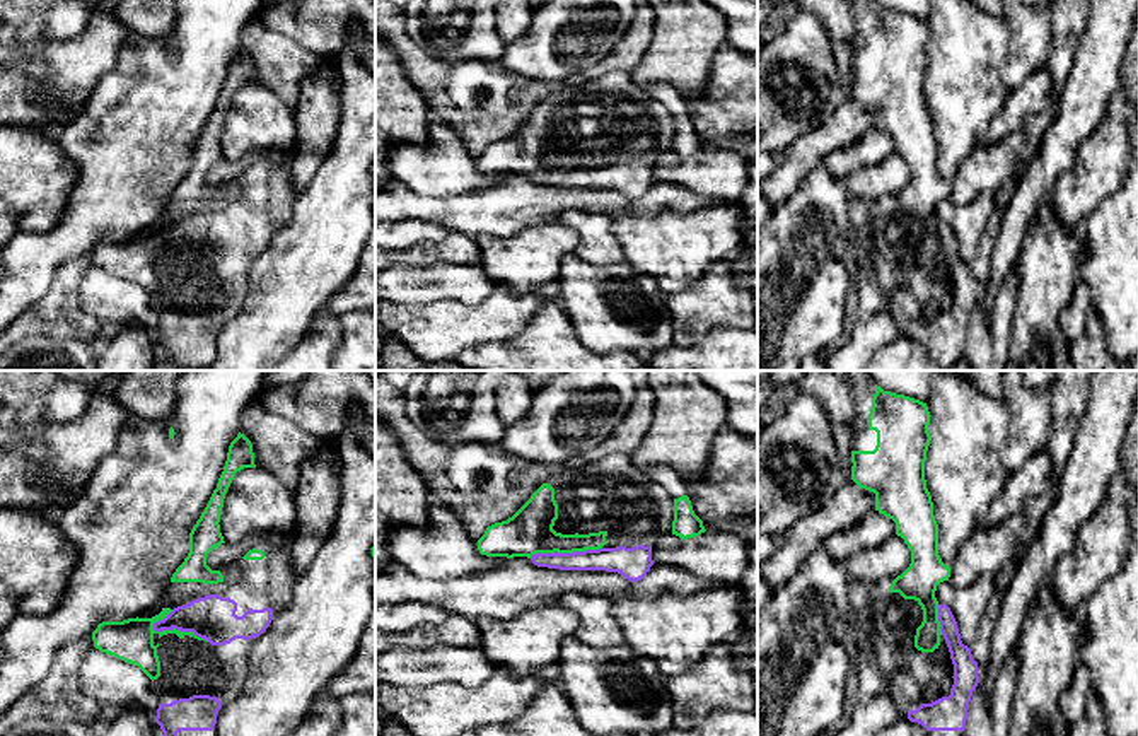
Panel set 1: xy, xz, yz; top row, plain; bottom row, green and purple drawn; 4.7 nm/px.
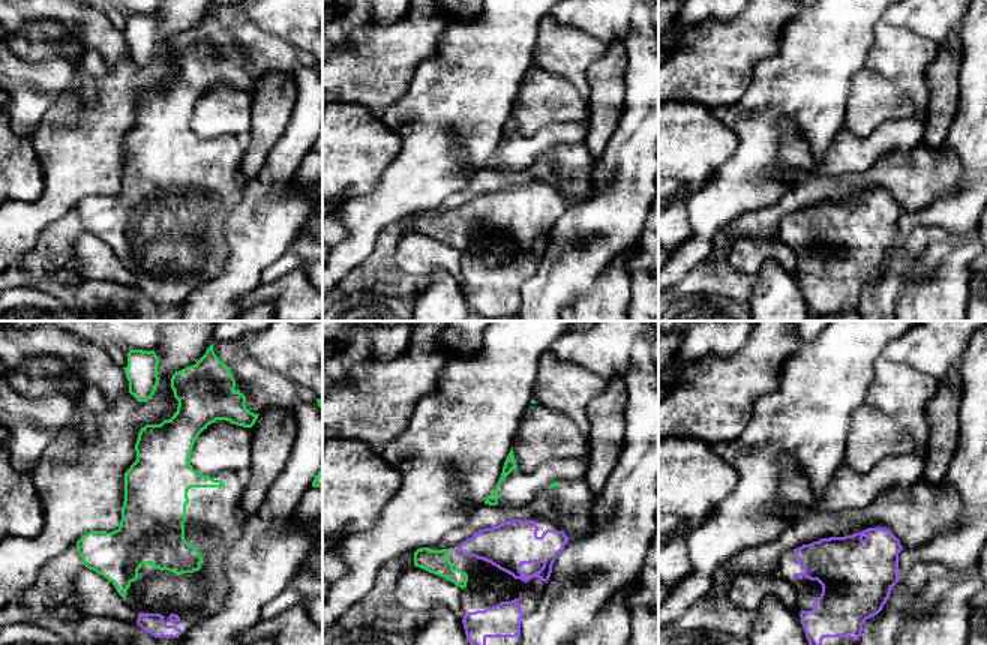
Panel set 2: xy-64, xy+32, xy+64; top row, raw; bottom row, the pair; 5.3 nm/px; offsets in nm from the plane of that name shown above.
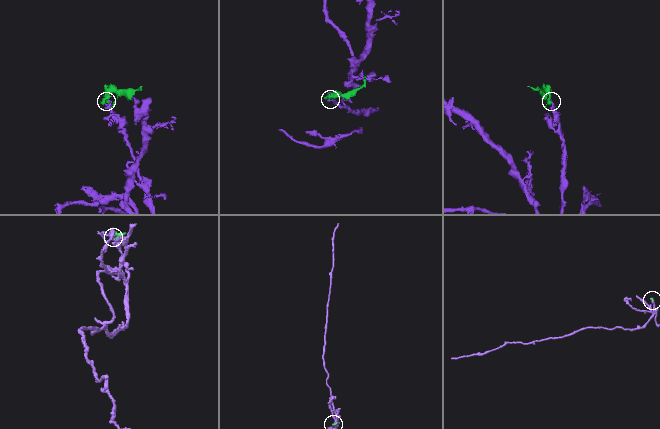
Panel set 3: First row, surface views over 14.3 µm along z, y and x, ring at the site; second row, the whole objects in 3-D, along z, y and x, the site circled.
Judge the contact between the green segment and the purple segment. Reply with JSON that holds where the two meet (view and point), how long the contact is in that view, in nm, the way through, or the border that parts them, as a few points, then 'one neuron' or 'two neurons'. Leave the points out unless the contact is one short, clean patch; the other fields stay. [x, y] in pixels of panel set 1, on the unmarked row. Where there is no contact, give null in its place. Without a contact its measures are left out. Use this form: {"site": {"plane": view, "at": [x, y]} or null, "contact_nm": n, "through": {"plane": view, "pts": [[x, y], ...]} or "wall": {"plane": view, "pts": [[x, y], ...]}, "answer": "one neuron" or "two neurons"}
{"site": {"plane": "xy", "at": [179, 248]}, "contact_nm": 280, "through": {"plane": "xy", "pts": [[132, 258], [142, 248], [179, 248], [191, 236], [214, 236]]}, "answer": "one neuron"}

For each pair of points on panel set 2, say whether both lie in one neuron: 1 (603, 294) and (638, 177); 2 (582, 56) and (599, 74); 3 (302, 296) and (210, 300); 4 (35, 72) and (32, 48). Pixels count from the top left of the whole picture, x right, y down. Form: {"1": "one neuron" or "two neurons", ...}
{"1": "two neurons", "2": "two neurons", "3": "two neurons", "4": "two neurons"}

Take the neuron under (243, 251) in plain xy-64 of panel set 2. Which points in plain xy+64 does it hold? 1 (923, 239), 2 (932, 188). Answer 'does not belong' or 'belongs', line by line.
1: does not belong
2: does not belong

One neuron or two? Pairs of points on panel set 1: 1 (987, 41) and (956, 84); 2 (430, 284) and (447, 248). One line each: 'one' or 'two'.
1: one
2: two

